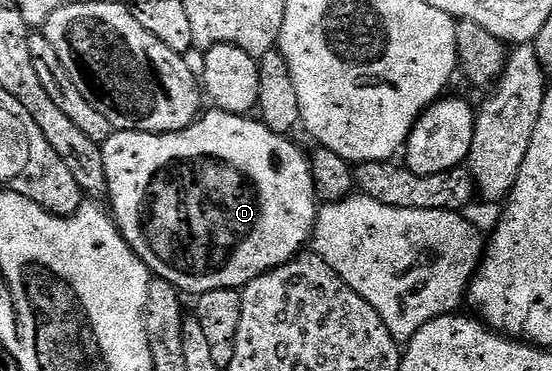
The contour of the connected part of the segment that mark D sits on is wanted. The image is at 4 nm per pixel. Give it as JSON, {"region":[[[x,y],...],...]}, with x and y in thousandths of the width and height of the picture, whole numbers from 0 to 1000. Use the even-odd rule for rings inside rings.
{"region":[[[375,294],[350,329],[339,350],[317,361],[263,361],[217,350],[207,358],[192,383],[183,385],[188,420],[188,474],[192,477],[192,520],[196,526],[197,574],[203,596],[221,628],[221,647],[236,666],[236,682],[246,687],[263,712],[266,730],[281,749],[304,755],[326,787],[357,798],[389,782],[413,776],[431,782],[447,771],[460,749],[484,739],[514,709],[525,706],[556,671],[558,655],[569,639],[569,606],[576,590],[580,547],[576,520],[569,512],[569,488],[562,461],[562,431],[556,407],[545,404],[536,385],[525,383],[520,364],[493,356],[473,323],[442,307],[415,307],[404,296]]]}

